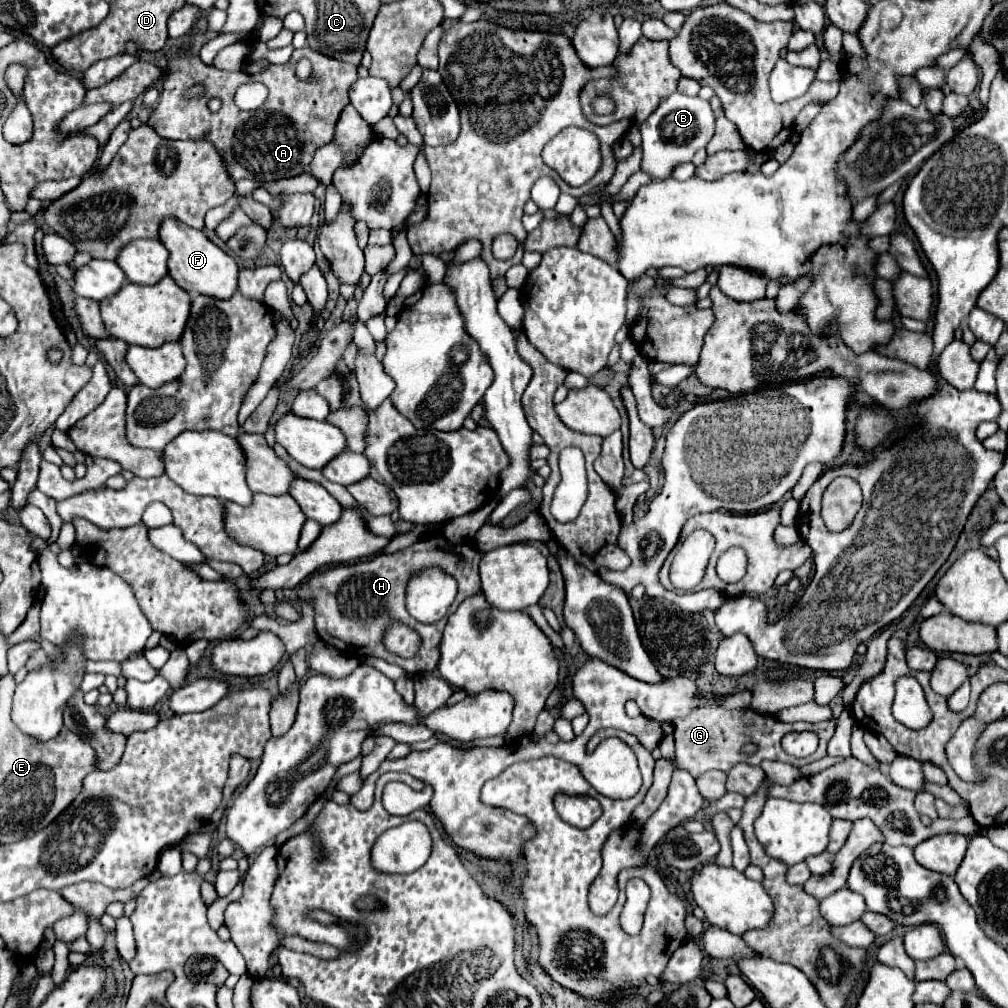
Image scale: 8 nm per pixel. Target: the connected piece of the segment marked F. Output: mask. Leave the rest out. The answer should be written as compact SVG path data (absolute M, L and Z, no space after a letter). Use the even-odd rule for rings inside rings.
M167 219L161 223L161 243L169 249L169 275L177 281L179 287L191 295L211 295L217 299L229 299L237 291L239 265L237 261L211 243L203 231L197 231L177 219Z

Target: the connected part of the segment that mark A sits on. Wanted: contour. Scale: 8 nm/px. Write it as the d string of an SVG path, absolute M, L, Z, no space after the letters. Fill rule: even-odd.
M309 47L295 49L293 57L285 65L269 65L267 71L257 75L245 75L219 71L215 67L205 67L199 59L199 55L193 55L191 51L185 55L173 55L169 59L169 65L163 75L163 91L161 101L153 109L153 113L147 119L147 125L155 129L165 139L209 139L221 151L221 157L225 159L225 165L229 169L229 175L239 179L283 179L283 177L295 177L305 167L309 167L313 159L313 151L329 143L333 139L333 127L339 119L339 113L349 105L349 87L357 81L357 67L331 59L327 55L321 55ZM301 57L307 57L313 63L317 81L303 83L295 75L295 65ZM245 79L253 79L263 83L269 89L267 101L255 109L255 111L241 111L233 103L233 95L239 85L245 83ZM189 83L205 83L209 87L211 97L219 97L223 101L221 109L217 113L209 111L205 99L189 101L181 99L181 91L189 87Z

